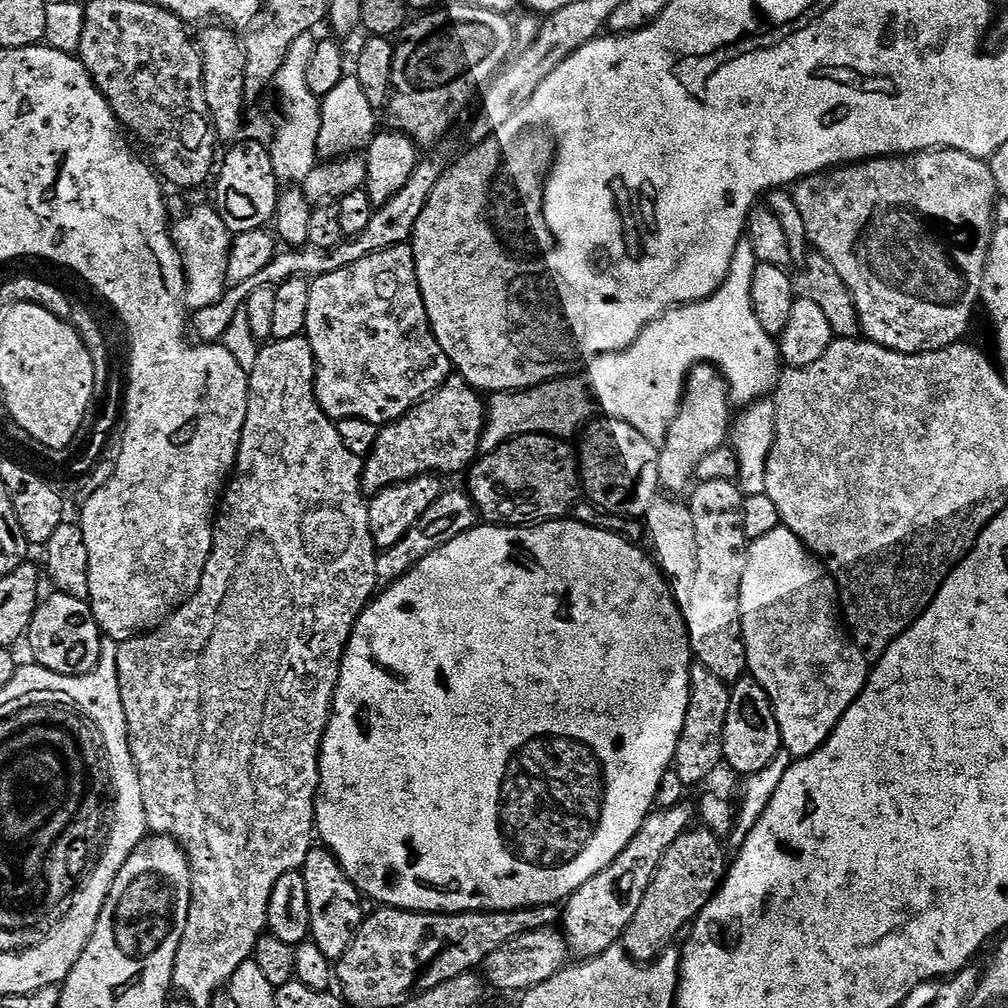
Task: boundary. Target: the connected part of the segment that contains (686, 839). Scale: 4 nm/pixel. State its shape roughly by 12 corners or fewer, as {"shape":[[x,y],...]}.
{"shape":[[689,827],[624,931],[637,962],[669,951],[724,882],[721,837]]}

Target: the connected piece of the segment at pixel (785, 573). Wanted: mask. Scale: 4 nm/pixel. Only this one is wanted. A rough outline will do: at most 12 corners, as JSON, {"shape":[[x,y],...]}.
{"shape":[[783,526],[749,543],[748,672],[813,756],[870,677],[835,575]]}

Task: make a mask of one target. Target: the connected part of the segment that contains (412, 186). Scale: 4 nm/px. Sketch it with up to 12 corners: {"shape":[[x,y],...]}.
{"shape":[[421,159],[410,182],[333,248],[277,251],[247,282],[194,312],[195,335],[223,341],[254,290],[325,276],[408,244],[444,175]]}

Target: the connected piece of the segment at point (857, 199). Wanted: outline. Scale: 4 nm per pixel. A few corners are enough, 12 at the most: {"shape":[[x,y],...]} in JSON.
{"shape":[[933,150],[796,181],[860,331],[937,352],[983,273],[994,181]]}

